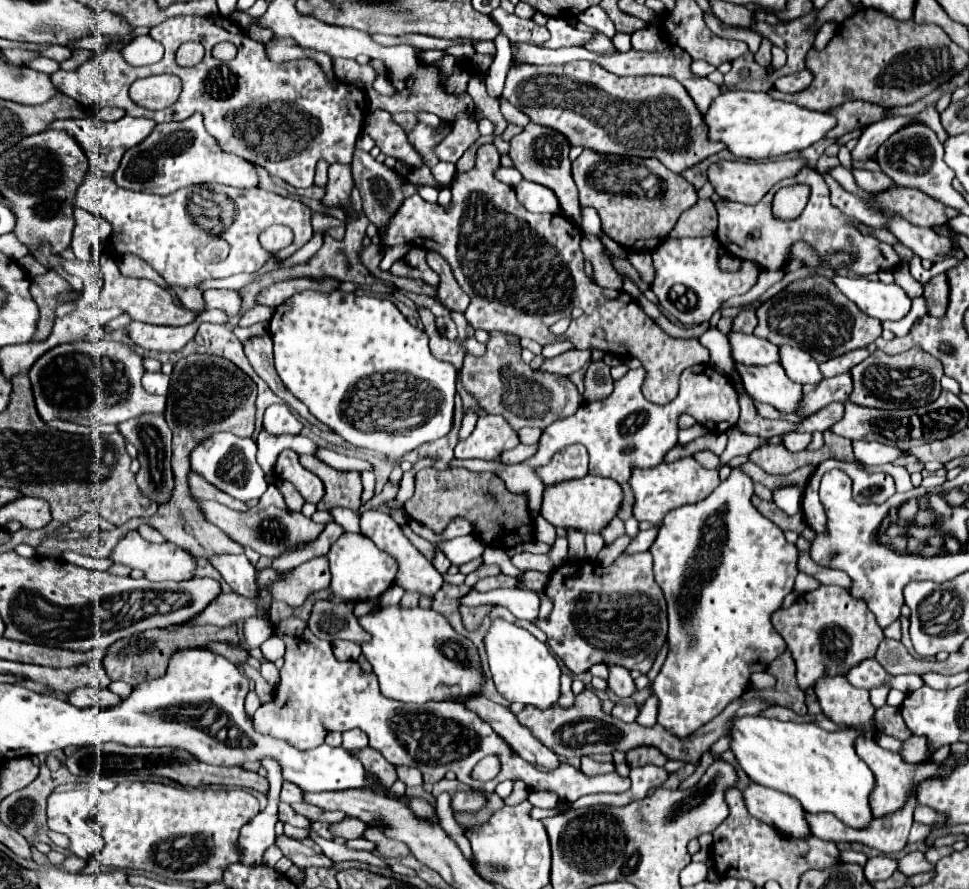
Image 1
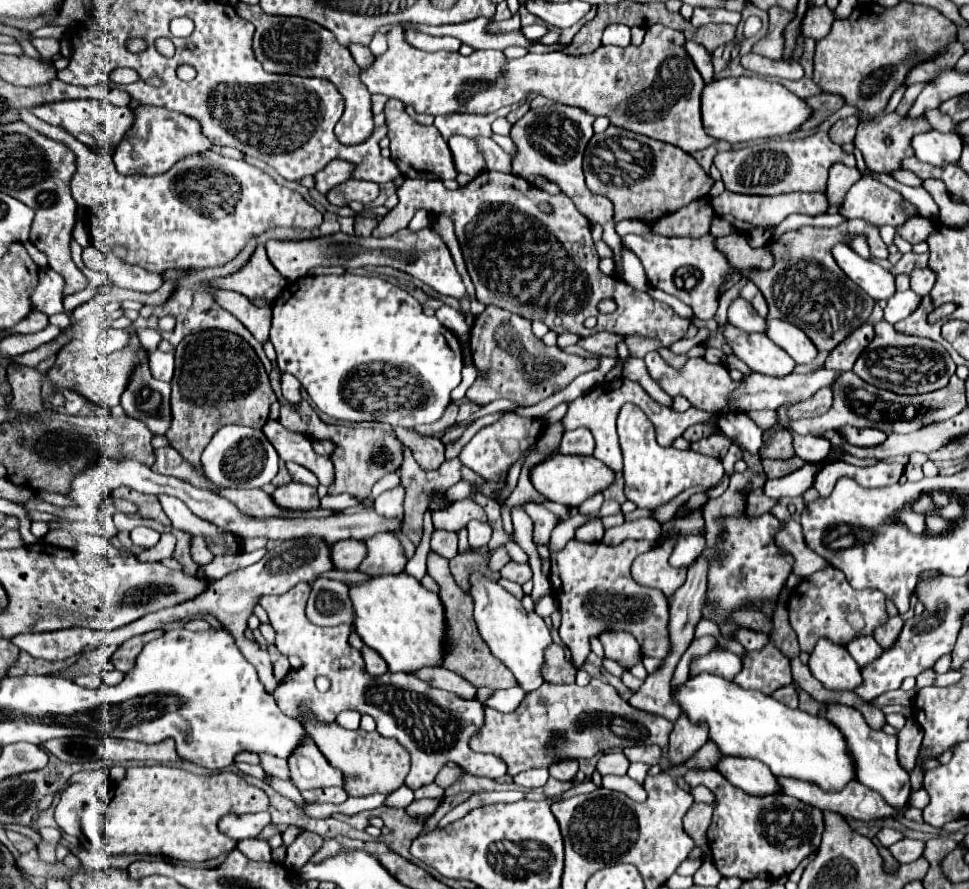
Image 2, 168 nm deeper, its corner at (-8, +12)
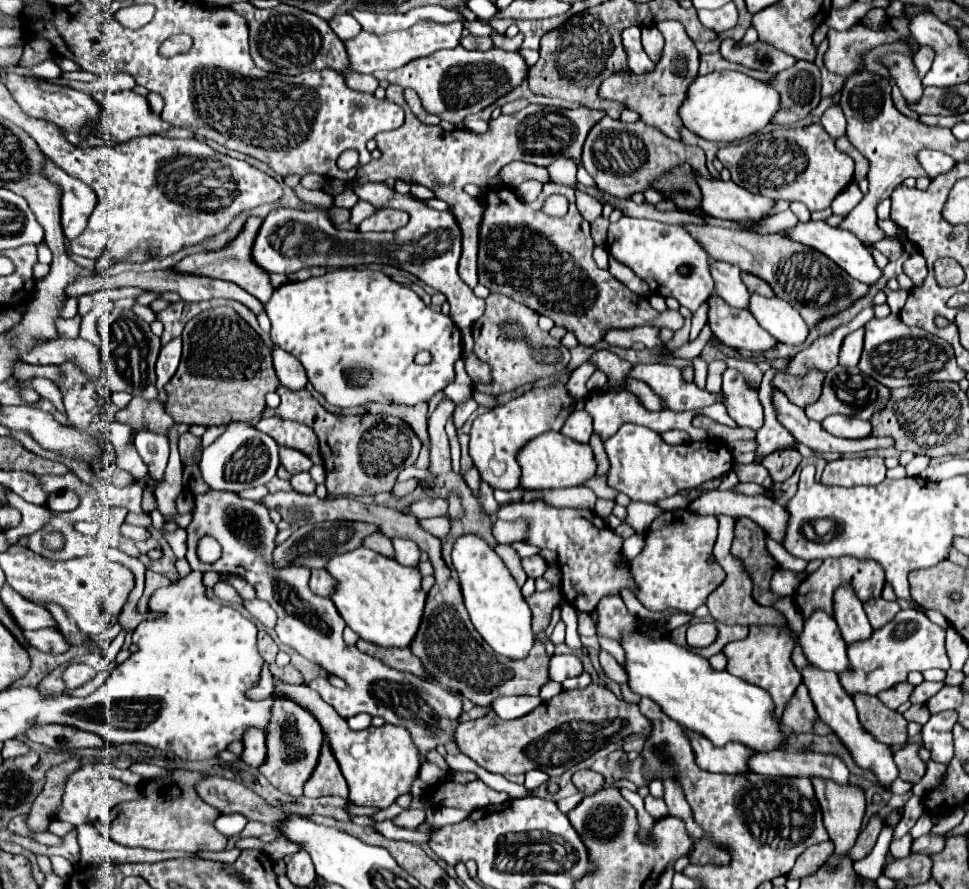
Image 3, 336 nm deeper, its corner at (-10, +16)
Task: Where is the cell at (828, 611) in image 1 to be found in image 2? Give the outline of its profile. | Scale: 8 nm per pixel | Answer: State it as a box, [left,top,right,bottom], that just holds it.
[788,566,888,652]

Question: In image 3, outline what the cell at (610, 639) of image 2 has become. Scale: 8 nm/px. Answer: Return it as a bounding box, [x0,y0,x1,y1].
[598,596,636,640]

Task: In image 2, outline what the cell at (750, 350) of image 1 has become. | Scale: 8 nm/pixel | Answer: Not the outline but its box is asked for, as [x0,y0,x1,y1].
[728,296,766,332]

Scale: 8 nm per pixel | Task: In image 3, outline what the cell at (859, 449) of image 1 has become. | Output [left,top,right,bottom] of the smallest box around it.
[822,416,872,438]

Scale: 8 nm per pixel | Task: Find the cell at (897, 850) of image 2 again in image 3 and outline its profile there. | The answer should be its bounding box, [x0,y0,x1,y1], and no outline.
[912,834,944,854]

